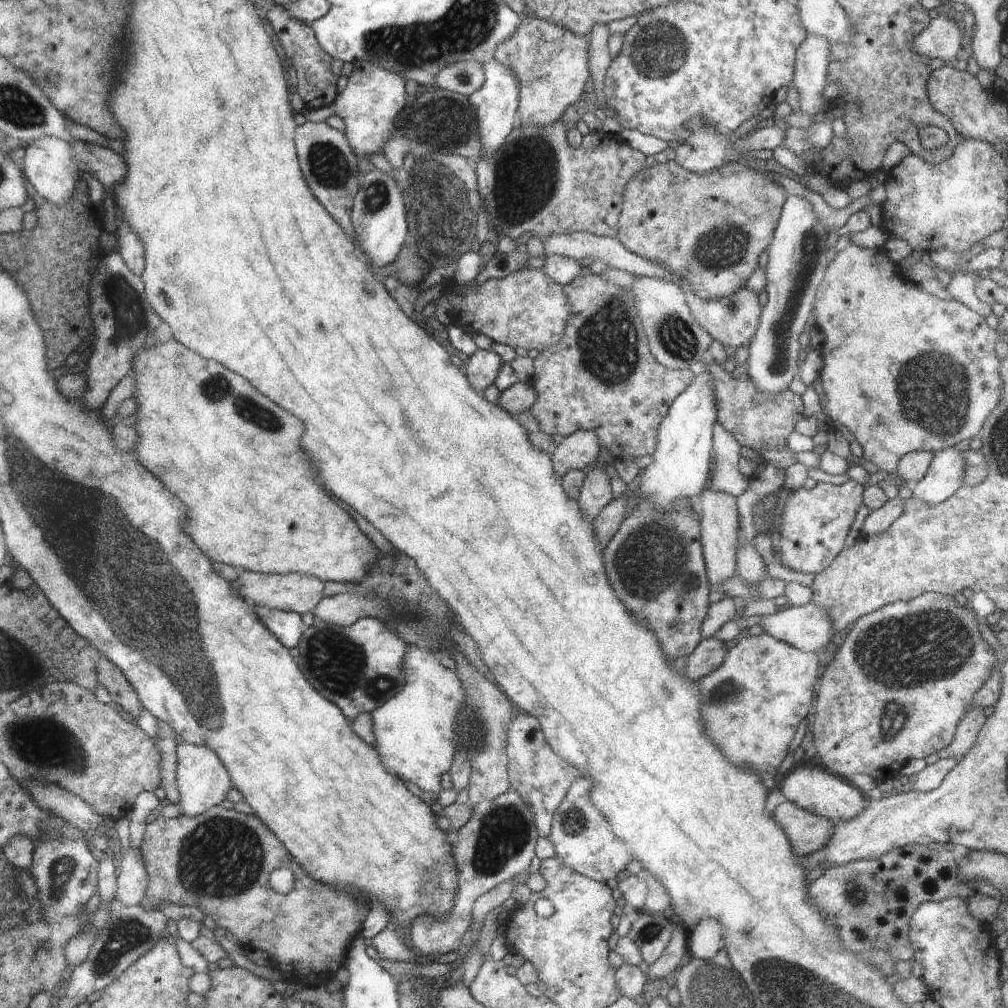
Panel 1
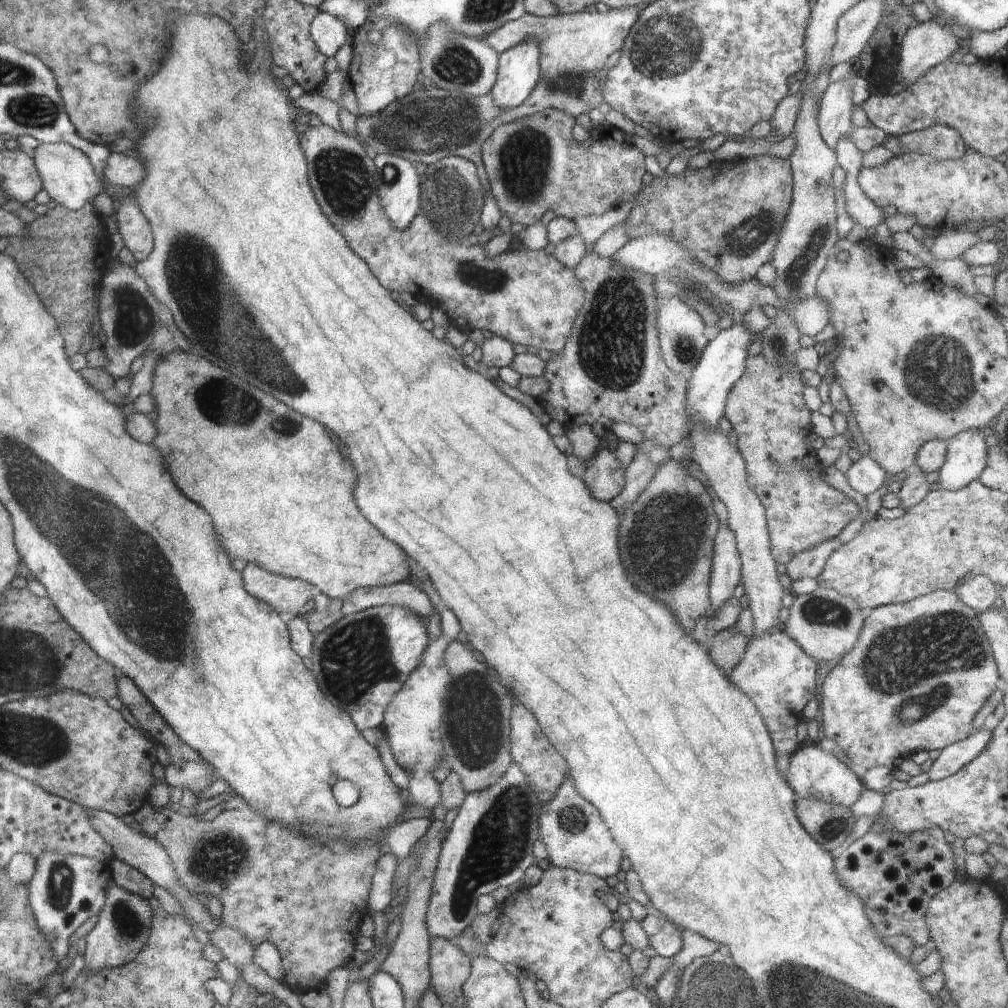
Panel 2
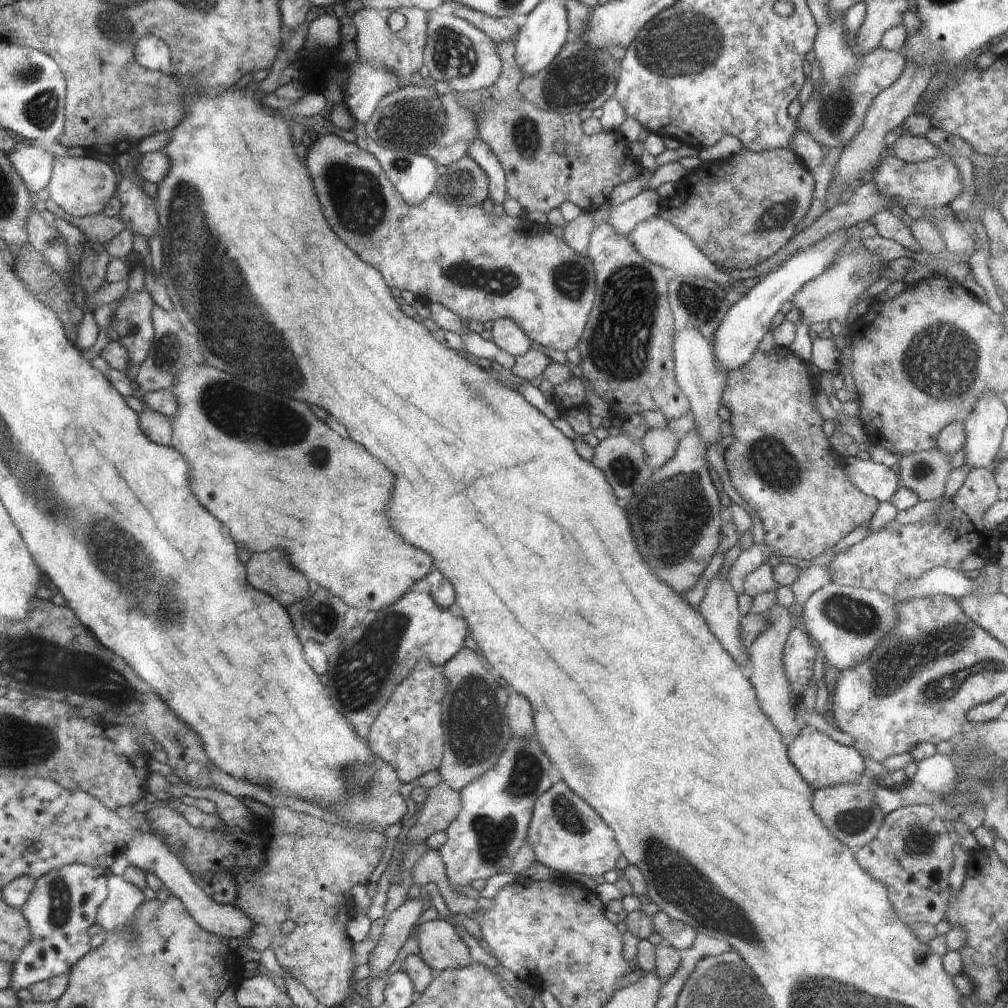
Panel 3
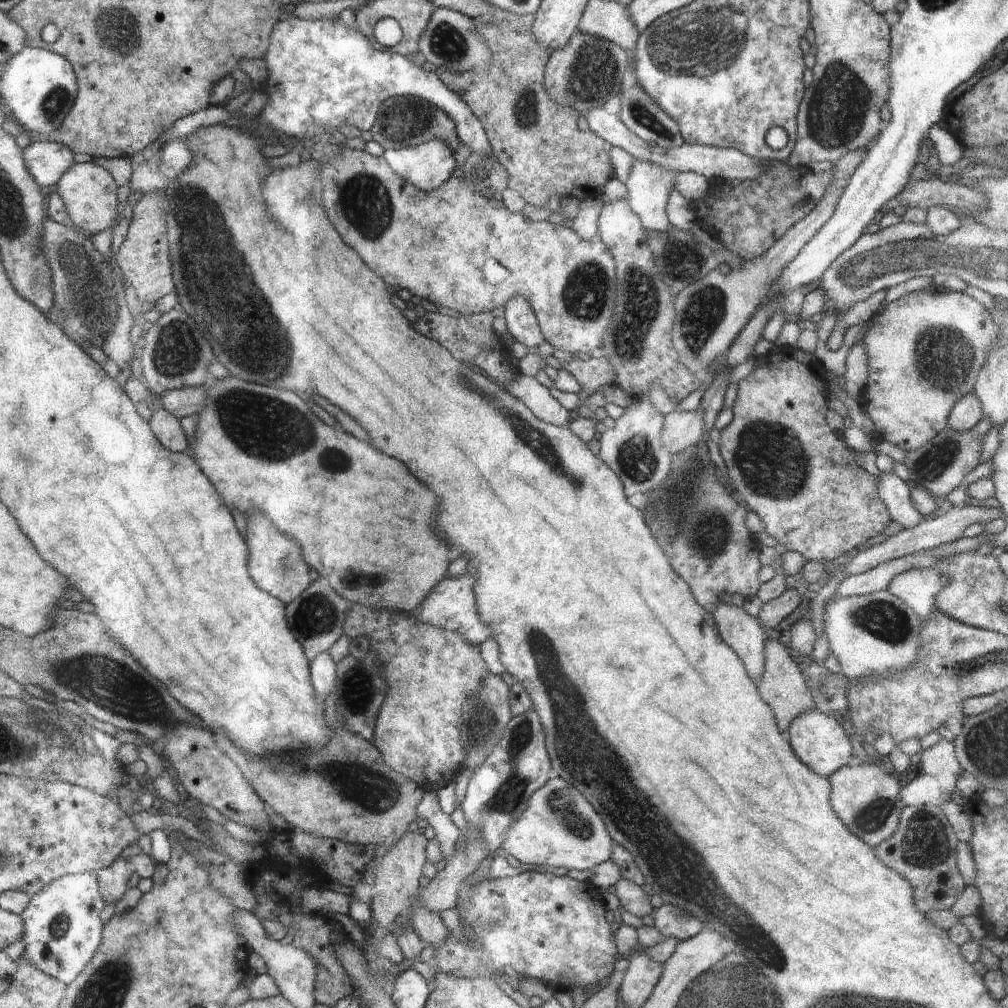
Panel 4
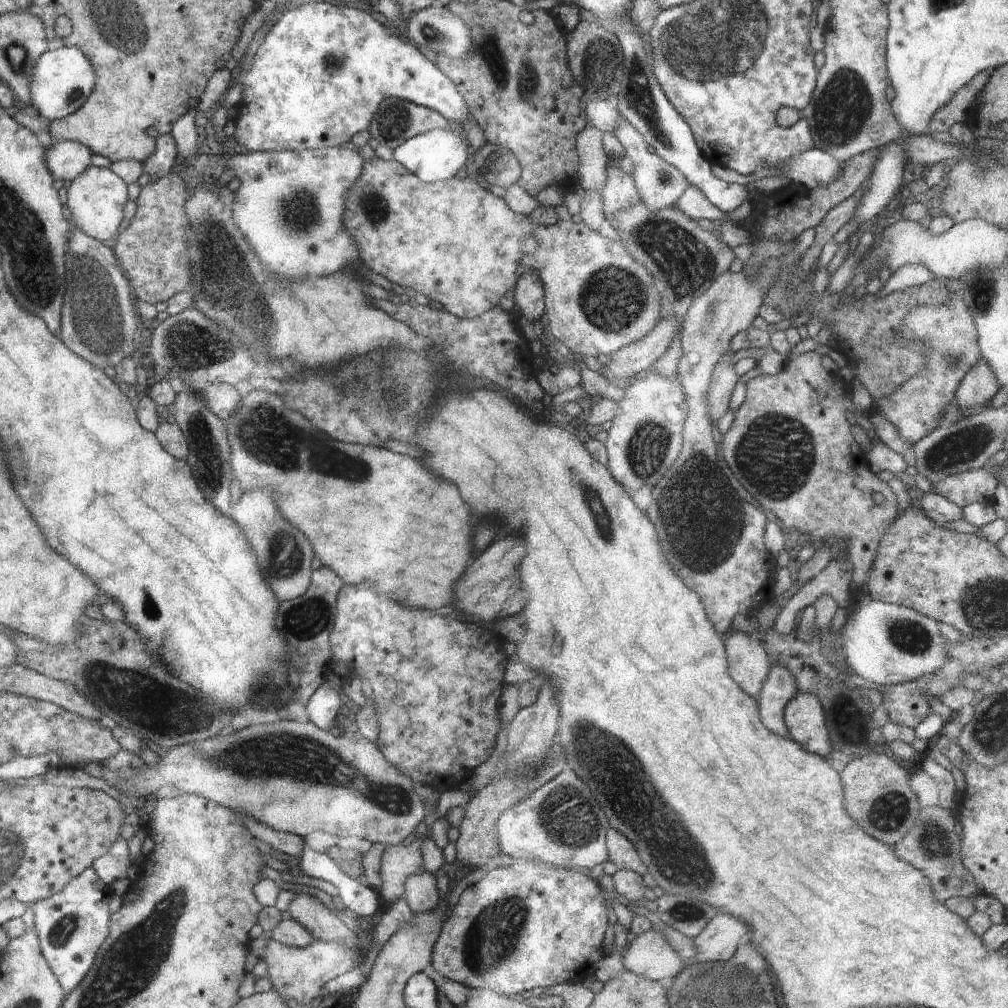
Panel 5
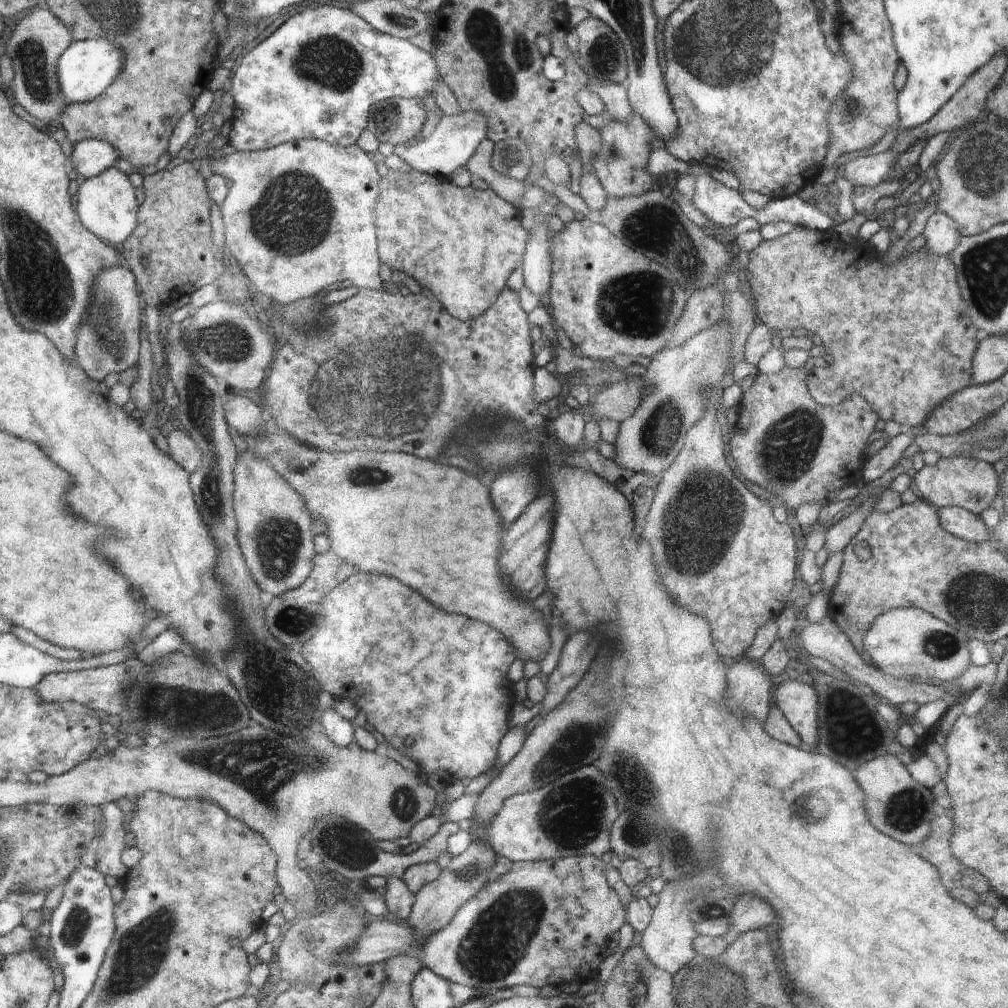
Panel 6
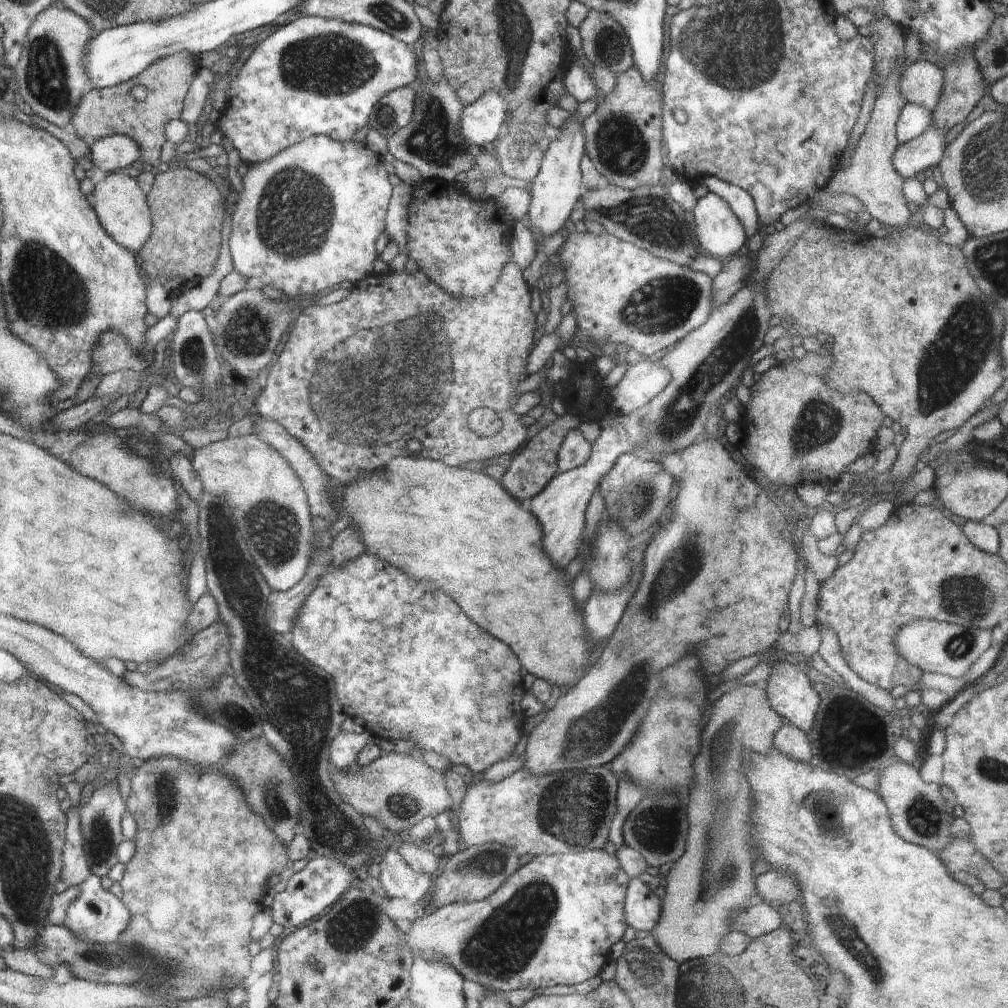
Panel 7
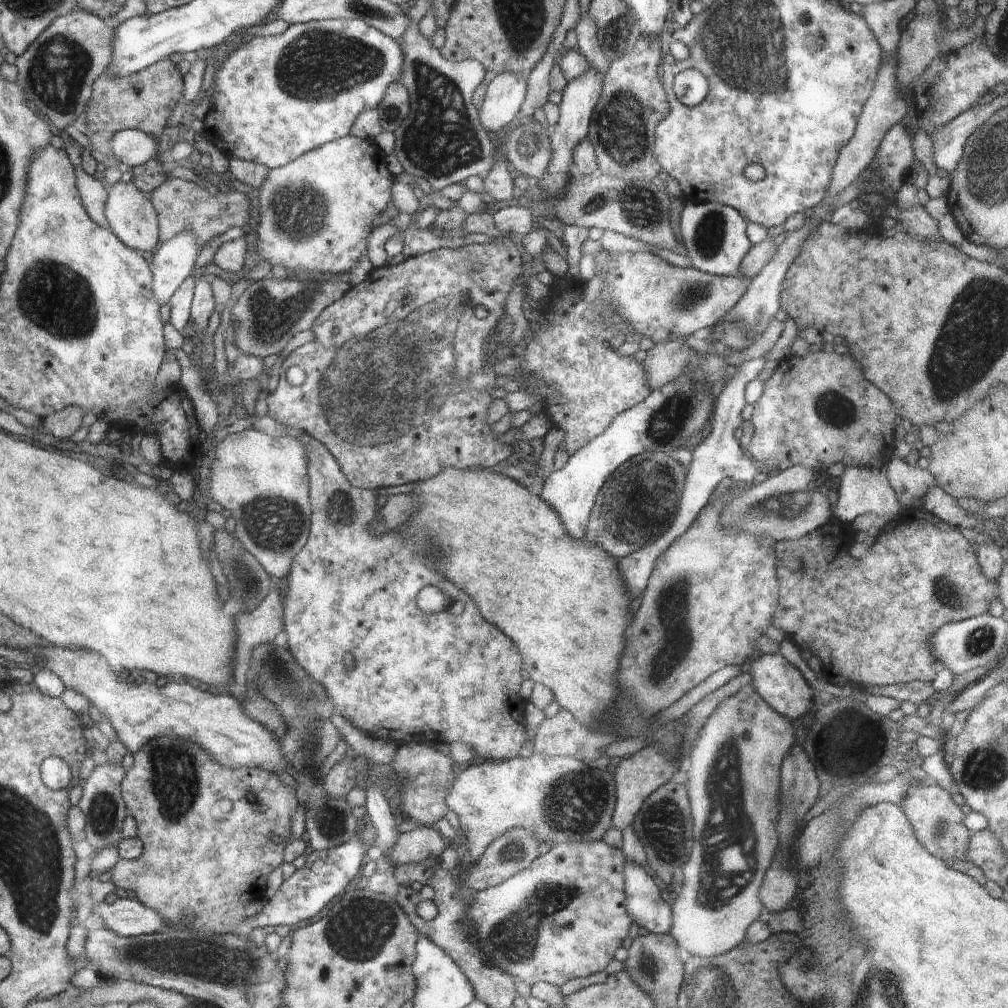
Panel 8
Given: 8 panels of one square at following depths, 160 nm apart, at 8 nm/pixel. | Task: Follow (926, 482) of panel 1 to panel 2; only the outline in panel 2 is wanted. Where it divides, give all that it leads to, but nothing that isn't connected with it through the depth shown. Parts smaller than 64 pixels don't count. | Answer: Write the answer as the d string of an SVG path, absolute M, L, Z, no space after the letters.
M968 429L949 440L944 464L938 471L940 489L957 491L979 478L986 466L988 446L984 438L989 432Z

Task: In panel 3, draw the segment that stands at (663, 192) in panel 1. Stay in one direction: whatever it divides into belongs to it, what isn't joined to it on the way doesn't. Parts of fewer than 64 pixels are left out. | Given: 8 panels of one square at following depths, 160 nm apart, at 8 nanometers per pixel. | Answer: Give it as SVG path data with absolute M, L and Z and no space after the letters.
M742 147L739 153L725 159L701 162L675 183L675 186L675 196L663 202L657 216L689 236L697 248L719 268L744 270L752 269L774 256L790 241L796 224L806 216L812 204L815 183L809 168L805 167L790 148L750 152Z

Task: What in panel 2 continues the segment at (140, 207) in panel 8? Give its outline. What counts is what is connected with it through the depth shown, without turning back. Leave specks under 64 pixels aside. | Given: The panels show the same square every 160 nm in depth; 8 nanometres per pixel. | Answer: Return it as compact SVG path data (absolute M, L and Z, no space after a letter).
M67 142L40 143L35 148L33 160L36 162L37 171L40 173L42 186L48 192L51 200L57 205L79 211L86 203L102 190L102 178L96 176L97 170L89 157L81 149Z

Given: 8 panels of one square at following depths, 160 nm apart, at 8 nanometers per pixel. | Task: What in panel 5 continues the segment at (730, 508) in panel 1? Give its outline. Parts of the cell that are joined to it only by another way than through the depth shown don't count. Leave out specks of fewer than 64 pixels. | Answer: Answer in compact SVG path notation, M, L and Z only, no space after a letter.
M731 630L724 637L724 642L727 671L747 695L757 700L772 665L765 648L755 633Z

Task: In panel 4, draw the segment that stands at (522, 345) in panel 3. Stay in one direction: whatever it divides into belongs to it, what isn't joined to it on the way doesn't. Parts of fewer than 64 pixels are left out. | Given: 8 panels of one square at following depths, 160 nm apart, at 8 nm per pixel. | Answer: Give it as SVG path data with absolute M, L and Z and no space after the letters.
M517 295L510 299L502 315L506 320L507 333L510 333L515 342L520 342L529 350L533 350L545 341L535 312L532 312L530 303L523 296Z

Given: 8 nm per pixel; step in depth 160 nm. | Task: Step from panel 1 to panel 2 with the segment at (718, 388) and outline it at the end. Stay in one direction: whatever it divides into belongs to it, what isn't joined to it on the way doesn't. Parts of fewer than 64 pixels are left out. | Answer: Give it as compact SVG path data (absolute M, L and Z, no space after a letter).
M761 354L750 356L746 359L744 374L731 388L725 406L725 417L736 432L736 444L745 460L747 485L764 507L771 553L781 569L798 553L838 535L861 513L852 499L821 481L824 467L819 462L816 450L804 442L813 432L810 424L812 413L803 399L805 385L800 373L784 373L768 364Z

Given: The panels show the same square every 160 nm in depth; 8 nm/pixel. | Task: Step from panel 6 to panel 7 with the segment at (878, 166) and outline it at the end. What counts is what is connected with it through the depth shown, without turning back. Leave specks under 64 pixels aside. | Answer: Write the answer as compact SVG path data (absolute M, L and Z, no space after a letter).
M932 120L920 136L896 147L891 158L894 170L903 179L907 179L926 168L934 168L943 157L945 135Z

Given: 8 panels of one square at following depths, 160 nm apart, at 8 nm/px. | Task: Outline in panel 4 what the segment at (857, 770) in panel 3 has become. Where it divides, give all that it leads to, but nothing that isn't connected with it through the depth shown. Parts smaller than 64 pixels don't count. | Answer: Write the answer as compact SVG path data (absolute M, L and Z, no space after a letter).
M818 710L810 713L803 713L796 717L791 726L787 728L787 737L794 748L794 754L804 762L804 764L818 773L820 776L828 778L834 771L846 766L852 758L853 750L849 736L844 733L844 729L834 718L826 716Z

